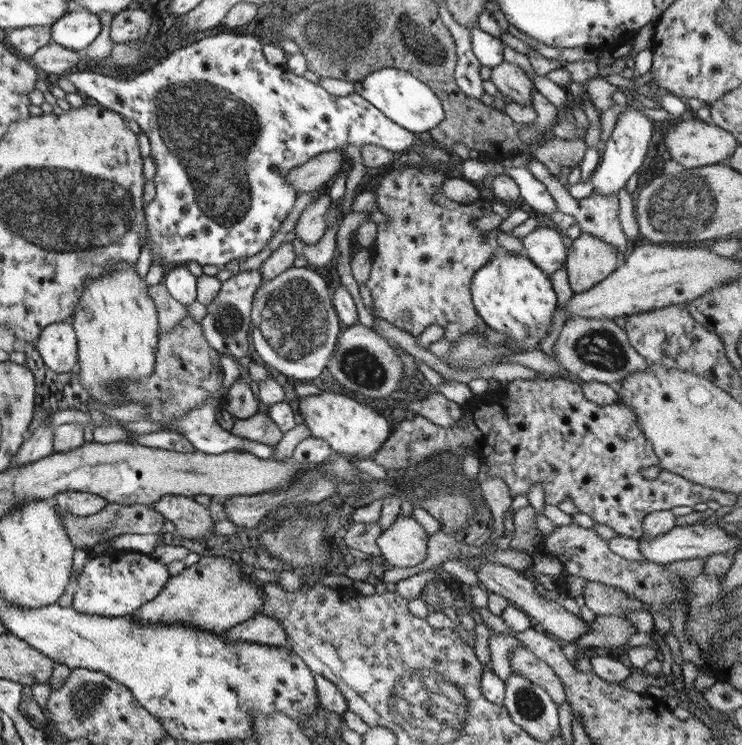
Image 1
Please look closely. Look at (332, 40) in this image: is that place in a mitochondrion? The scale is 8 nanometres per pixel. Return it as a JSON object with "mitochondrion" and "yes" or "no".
{"mitochondrion":"yes"}

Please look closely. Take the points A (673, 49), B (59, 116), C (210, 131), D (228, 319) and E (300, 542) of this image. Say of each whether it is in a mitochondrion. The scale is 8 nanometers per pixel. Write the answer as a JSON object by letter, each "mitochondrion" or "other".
{"A":"other","B":"other","C":"mitochondrion","D":"mitochondrion","E":"mitochondrion"}

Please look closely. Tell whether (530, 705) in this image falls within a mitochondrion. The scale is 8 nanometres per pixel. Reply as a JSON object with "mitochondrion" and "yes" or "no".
{"mitochondrion":"yes"}

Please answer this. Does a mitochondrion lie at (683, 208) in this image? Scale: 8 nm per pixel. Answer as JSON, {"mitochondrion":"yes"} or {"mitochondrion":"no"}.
{"mitochondrion":"yes"}

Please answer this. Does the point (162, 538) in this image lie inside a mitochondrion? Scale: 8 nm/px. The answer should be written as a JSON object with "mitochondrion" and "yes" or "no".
{"mitochondrion":"no"}

